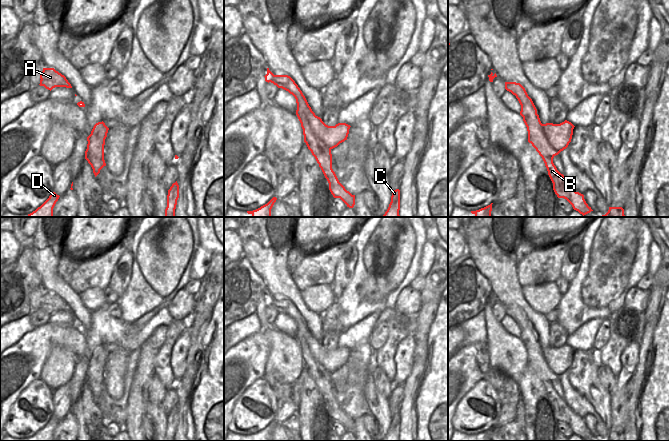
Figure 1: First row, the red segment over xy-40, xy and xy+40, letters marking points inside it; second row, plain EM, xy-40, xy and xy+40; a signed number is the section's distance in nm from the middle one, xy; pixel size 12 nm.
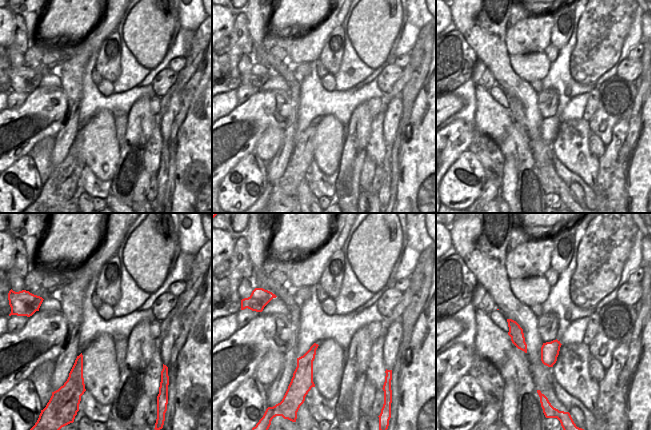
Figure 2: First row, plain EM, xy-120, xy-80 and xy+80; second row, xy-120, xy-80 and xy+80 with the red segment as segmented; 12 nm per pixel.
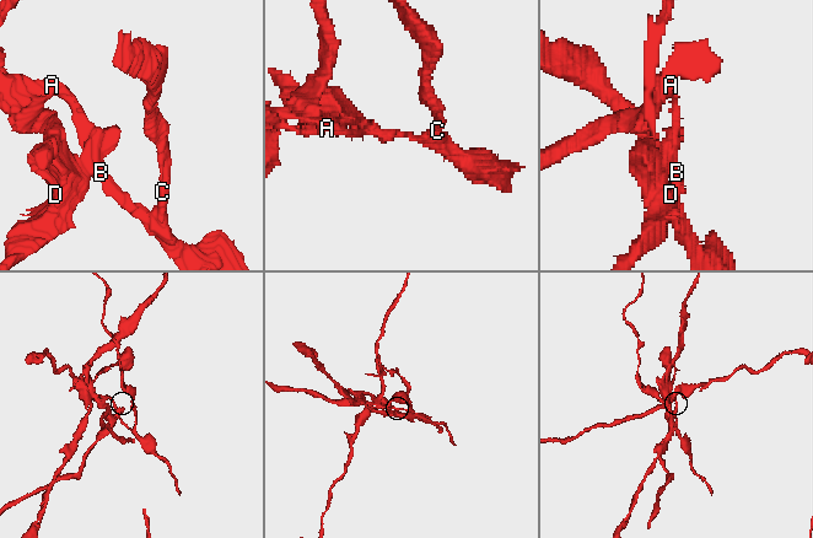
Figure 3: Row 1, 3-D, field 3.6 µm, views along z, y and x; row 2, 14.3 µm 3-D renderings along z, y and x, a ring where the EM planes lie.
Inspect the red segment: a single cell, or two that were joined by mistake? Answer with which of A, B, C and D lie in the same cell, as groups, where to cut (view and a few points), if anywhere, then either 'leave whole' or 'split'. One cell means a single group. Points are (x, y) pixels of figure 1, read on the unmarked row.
A B C / D; cut in xy+40 along (536, 337), (548, 366), (559, 376); split

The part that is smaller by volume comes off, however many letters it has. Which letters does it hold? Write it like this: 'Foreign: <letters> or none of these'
Foreign: D

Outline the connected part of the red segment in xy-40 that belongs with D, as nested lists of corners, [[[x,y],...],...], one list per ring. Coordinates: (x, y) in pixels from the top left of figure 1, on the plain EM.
[[[52,416],[49,422],[35,435],[25,441],[53,441],[53,432],[59,423],[59,419]]]

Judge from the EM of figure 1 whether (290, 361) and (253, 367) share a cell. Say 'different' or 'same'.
different

